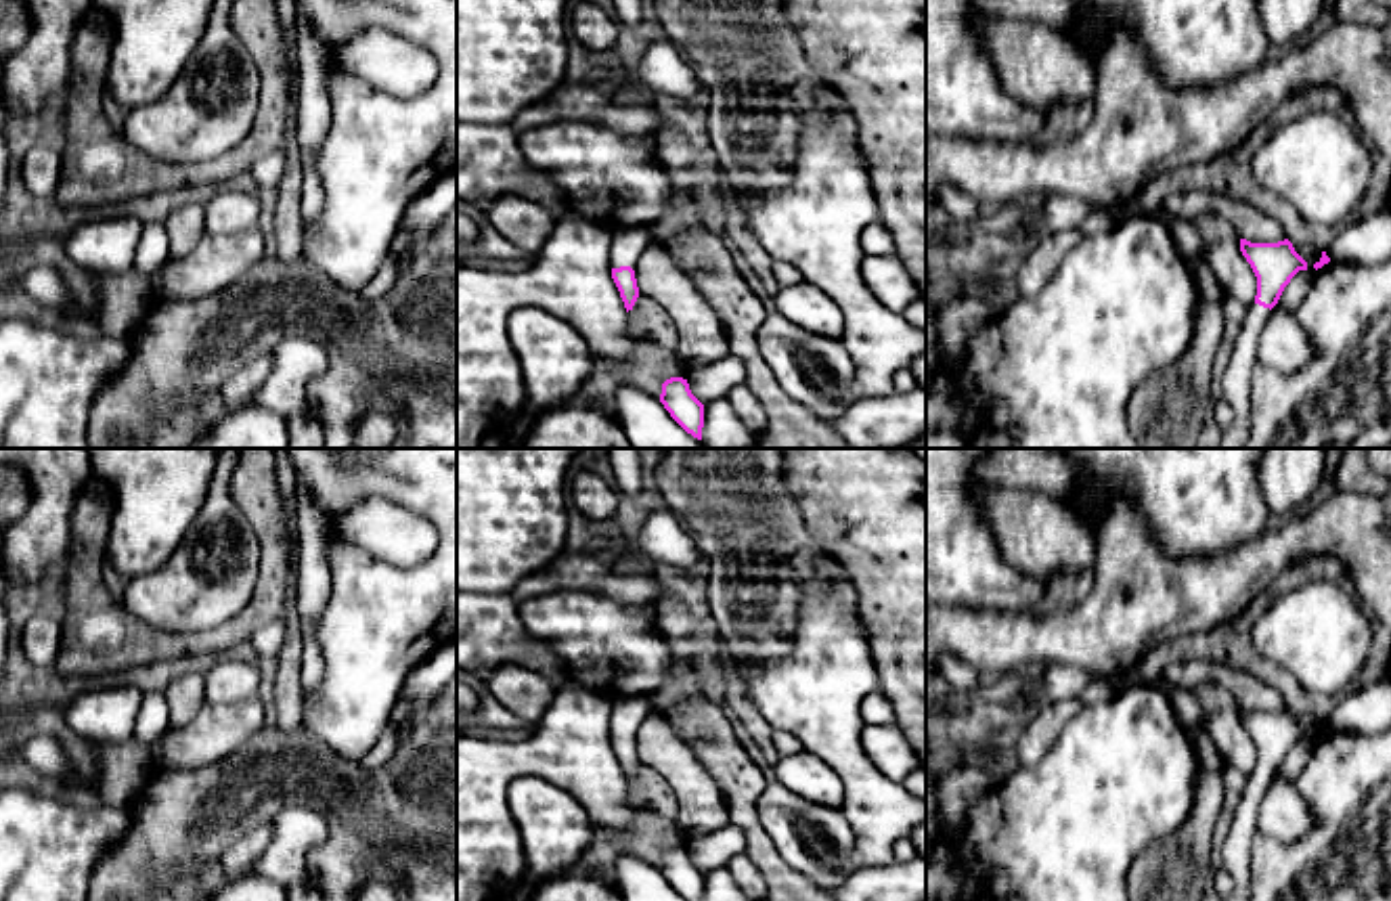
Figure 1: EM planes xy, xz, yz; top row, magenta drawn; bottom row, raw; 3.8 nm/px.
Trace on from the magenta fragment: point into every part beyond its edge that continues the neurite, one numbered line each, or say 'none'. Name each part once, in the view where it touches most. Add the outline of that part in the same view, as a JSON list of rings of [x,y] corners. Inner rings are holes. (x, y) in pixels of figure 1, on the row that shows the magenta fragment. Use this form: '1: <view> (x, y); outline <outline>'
1: xz (627, 244); outline [[[626,226],[612,230],[610,266],[631,266],[635,270],[639,256],[649,243],[654,243],[649,226]]]

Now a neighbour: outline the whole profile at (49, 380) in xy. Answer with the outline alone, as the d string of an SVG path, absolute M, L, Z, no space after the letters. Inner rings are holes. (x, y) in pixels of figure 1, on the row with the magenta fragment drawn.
M25 318L0 323L0 448L88 448L92 402L128 358L128 339L80 339Z

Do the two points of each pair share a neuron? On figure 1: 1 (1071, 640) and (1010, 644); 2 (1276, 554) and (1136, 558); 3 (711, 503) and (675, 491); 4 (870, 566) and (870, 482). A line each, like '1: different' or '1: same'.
1: same
2: same
3: same
4: same

